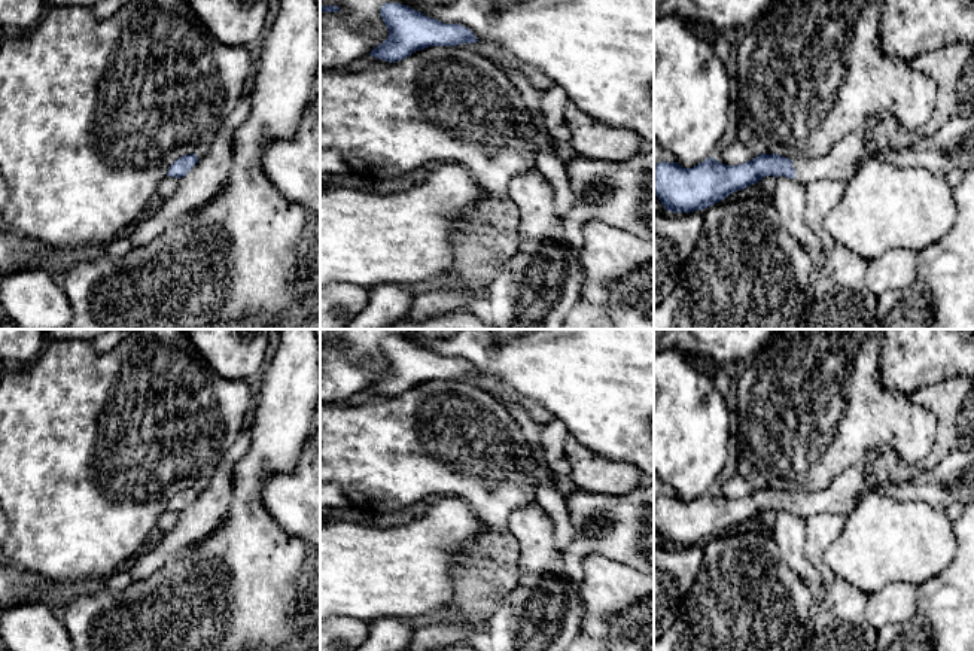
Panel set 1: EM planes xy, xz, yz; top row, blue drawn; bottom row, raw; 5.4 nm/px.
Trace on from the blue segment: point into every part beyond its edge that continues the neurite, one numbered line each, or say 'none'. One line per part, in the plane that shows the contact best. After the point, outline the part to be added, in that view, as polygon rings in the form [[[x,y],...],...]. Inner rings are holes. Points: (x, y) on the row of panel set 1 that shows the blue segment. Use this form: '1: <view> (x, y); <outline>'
1: yz (842, 163); [[[867,121],[865,125],[850,133],[833,149],[818,158],[795,158],[792,167],[795,180],[807,185],[813,180],[840,180],[849,182],[858,167],[868,159],[864,155],[867,136],[873,131],[874,124]]]

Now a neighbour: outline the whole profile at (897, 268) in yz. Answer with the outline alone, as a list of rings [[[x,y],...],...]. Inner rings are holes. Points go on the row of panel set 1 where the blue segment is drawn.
[[[889,249],[868,262],[867,286],[876,295],[910,286],[917,276],[917,255],[908,249]]]

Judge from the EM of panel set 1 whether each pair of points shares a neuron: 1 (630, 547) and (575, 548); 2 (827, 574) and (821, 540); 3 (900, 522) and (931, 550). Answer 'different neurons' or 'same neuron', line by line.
1: same neuron
2: same neuron
3: same neuron

